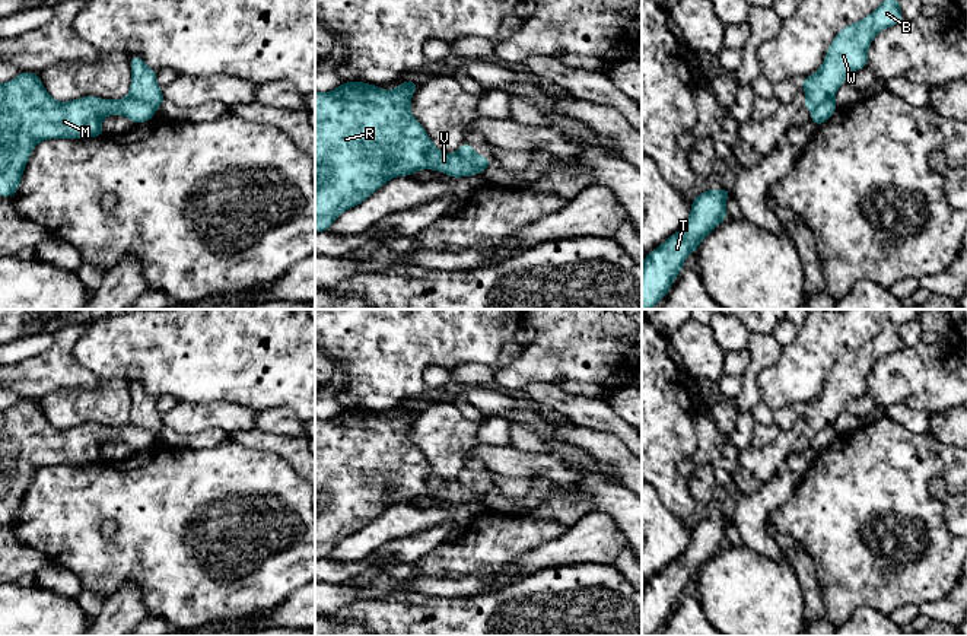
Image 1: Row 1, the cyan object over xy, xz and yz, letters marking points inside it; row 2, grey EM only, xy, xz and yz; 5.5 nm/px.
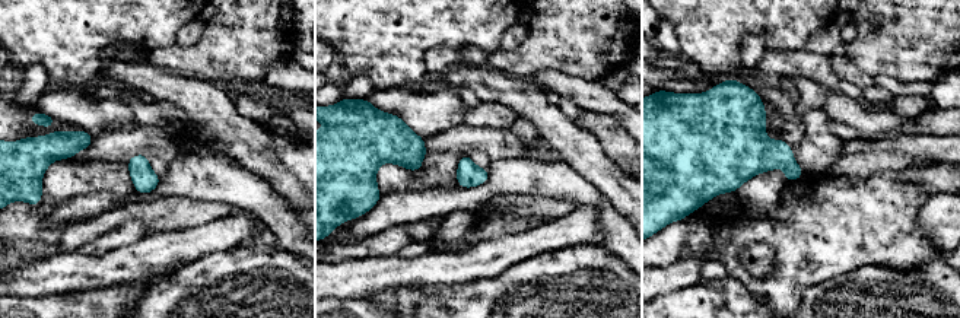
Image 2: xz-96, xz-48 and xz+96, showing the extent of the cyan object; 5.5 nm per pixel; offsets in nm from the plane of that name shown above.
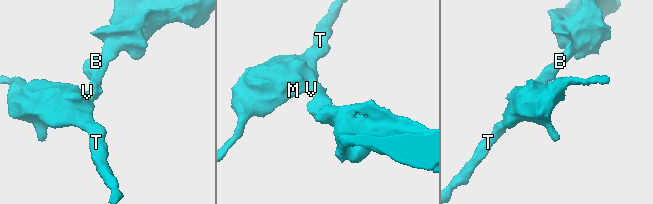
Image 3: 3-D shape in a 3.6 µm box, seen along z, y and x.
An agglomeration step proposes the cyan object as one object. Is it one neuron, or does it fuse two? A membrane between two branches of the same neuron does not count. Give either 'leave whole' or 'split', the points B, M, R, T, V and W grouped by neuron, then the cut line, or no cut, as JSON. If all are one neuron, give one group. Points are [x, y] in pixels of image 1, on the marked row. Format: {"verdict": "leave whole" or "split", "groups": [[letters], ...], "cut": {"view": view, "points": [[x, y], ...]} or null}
{"verdict": "split", "groups": [["B", "W"], ["M", "R", "T", "V"]], "cut": {"view": "xy", "points": [[129, 94], [156, 108]]}}

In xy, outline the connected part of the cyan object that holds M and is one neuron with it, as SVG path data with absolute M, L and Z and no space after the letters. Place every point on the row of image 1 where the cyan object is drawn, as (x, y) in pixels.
M20 71L13 80L0 83L0 195L16 194L25 166L38 143L48 139L101 137L105 134L102 120L106 115L124 115L134 124L143 124L155 117L156 109L130 95L118 101L82 96L60 102L47 92L36 73Z

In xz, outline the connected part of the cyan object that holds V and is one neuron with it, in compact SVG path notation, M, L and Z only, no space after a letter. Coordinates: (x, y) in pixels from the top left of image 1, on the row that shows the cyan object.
M403 80L392 90L366 82L343 82L331 92L315 90L315 233L328 230L341 213L395 177L420 169L442 171L452 178L481 174L458 152L443 153L430 140L410 109L417 88L411 80Z

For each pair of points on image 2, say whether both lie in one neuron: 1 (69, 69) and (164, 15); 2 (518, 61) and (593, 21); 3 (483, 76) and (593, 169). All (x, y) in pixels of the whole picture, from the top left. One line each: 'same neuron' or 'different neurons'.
1: same neuron
2: same neuron
3: same neuron

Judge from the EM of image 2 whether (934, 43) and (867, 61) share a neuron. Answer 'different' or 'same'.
same

